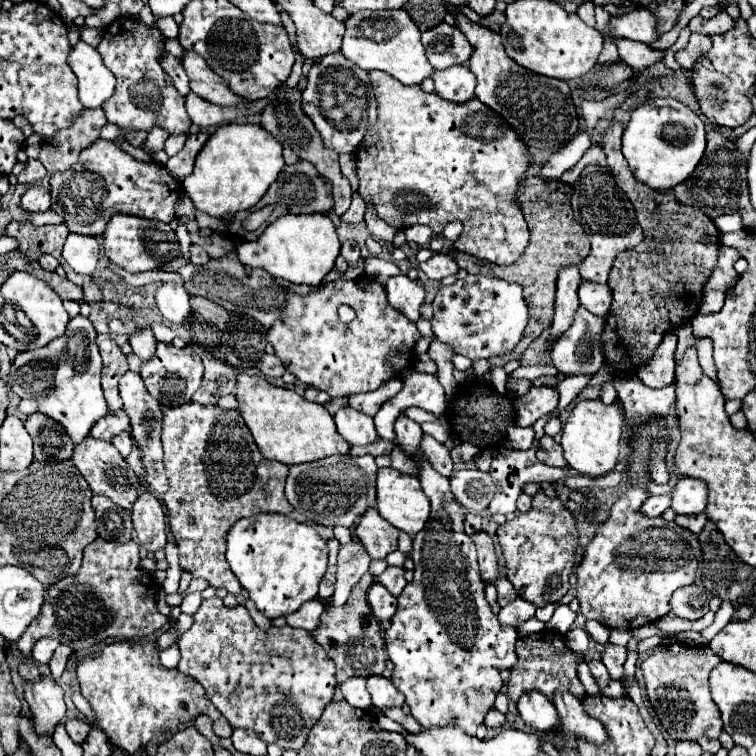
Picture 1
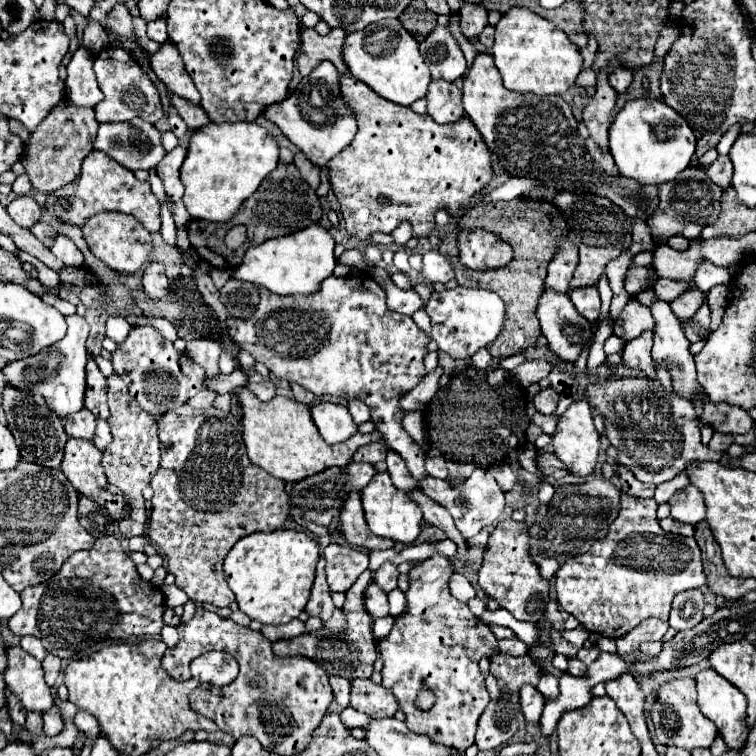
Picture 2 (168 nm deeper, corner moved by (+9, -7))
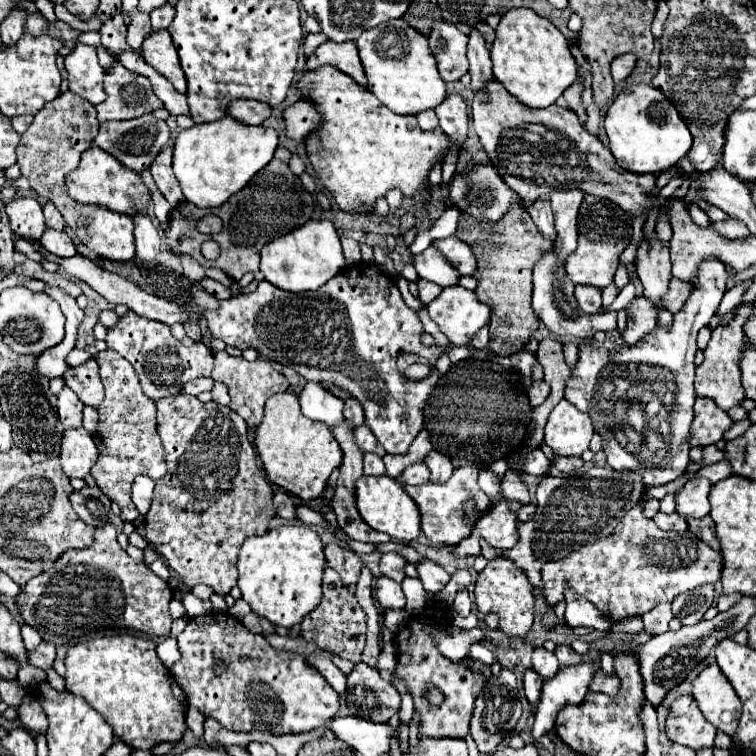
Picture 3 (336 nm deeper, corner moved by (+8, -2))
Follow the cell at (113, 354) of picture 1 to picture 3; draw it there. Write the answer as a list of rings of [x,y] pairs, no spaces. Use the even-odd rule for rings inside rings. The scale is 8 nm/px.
[[[93,359],[75,367],[75,371],[65,377],[65,383],[77,393],[77,397],[85,405],[99,407],[103,403],[105,389],[101,387],[101,377],[97,375],[97,363]]]

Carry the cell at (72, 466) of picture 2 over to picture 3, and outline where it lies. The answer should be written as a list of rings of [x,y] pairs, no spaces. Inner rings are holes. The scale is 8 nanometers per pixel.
[[[67,429],[61,441],[61,465],[67,477],[85,479],[91,475],[91,467],[97,461],[97,445],[89,431]]]

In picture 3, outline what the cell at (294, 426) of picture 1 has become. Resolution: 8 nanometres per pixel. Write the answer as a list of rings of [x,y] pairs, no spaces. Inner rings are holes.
[[[289,391],[287,393],[277,393],[277,395],[267,399],[263,421],[255,429],[255,447],[257,447],[259,459],[263,461],[263,467],[267,471],[269,481],[283,487],[287,493],[301,497],[303,501],[317,499],[321,495],[321,491],[325,491],[325,483],[327,483],[329,475],[333,473],[333,469],[337,469],[341,465],[341,447],[335,441],[329,427],[325,427],[323,423],[315,423],[315,421],[307,419],[301,413],[297,395],[289,393]]]

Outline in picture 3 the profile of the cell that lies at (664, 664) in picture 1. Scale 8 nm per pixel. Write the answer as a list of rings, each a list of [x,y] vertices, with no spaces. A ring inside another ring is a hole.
[[[679,695],[667,715],[665,735],[671,743],[679,743],[691,749],[713,747],[717,729],[703,717],[691,695]]]

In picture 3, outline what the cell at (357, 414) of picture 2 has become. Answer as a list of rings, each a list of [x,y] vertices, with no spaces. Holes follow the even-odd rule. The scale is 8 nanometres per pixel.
[[[349,397],[349,399],[345,401],[345,419],[347,419],[351,425],[355,425],[355,427],[363,425],[363,407],[361,407],[361,403],[357,403],[357,399],[353,399],[353,397]]]

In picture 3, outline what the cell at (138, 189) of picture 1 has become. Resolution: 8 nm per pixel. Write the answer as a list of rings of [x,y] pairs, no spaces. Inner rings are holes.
[[[89,147],[81,155],[79,167],[67,175],[65,179],[69,197],[77,203],[91,203],[91,205],[103,205],[111,211],[133,215],[133,211],[147,211],[151,197],[147,187],[143,185],[141,177],[135,171],[129,171],[127,167],[121,167],[117,159],[113,159],[109,153],[101,151],[99,147]]]

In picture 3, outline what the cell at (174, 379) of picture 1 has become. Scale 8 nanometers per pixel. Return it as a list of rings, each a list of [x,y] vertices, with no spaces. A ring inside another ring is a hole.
[[[133,311],[121,317],[119,323],[107,331],[105,343],[133,365],[145,395],[153,401],[177,395],[183,391],[185,383],[197,377],[209,377],[213,371],[213,351],[205,343],[193,343],[191,347],[185,347],[171,335],[165,323],[139,317]]]

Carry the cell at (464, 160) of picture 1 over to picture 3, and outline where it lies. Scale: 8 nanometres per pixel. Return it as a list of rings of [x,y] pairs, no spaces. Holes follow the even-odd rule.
[[[333,67],[307,71],[299,87],[323,117],[321,129],[305,141],[309,161],[337,205],[353,217],[369,217],[377,199],[385,197],[389,189],[399,189],[403,197],[421,193],[431,169],[443,163],[445,153],[453,147],[441,129],[421,131],[413,115],[397,115],[385,105],[375,105],[369,89]]]

